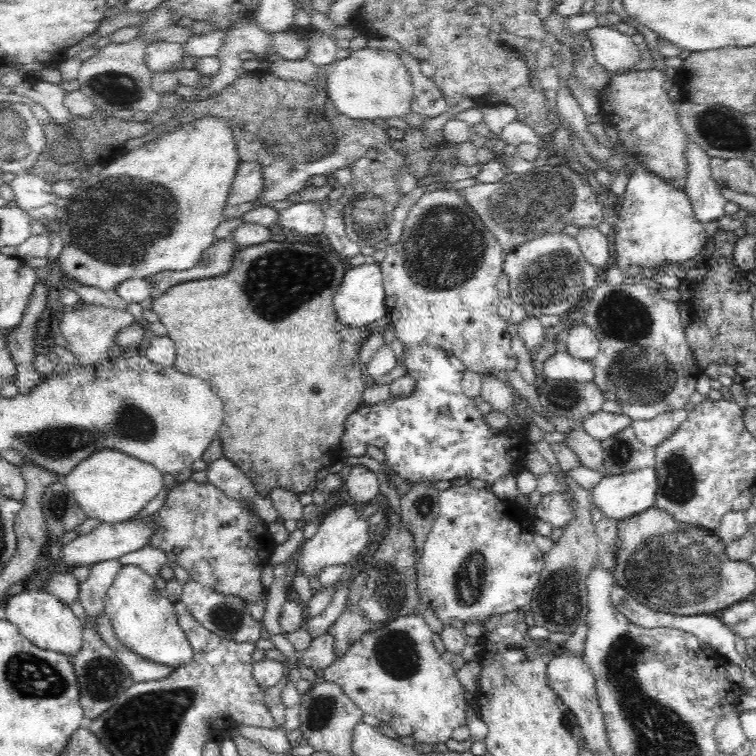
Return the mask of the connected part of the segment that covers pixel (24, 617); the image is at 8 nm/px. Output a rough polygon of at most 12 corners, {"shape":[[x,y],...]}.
{"shape":[[18,588],[1,614],[38,648],[72,657],[82,622],[43,589]]}

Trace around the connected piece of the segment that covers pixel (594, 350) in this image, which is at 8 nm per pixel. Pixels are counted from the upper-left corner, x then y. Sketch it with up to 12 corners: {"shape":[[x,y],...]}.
{"shape":[[584,322],[562,339],[574,358],[592,361],[599,340]]}

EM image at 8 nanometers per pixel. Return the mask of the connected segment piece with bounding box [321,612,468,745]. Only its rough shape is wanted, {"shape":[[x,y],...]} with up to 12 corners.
{"shape":[[422,614],[364,632],[323,668],[399,738],[467,724]]}

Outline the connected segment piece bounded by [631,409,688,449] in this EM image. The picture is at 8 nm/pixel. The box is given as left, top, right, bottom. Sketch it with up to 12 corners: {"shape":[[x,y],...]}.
{"shape":[[688,411],[632,421],[642,443],[655,449],[686,420]]}

